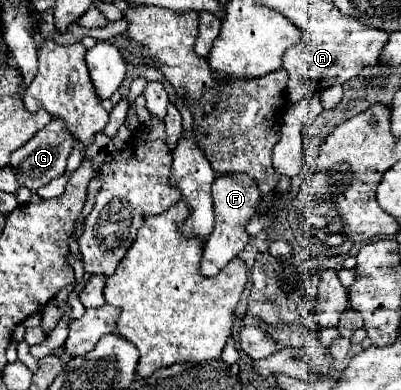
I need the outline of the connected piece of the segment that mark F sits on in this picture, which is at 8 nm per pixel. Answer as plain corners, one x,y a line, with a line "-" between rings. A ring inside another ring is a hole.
222,174
214,180
212,184
212,198
214,198
214,214
216,214
216,224
210,234
210,238
204,242
204,252
202,252
202,262
200,262
200,274
202,276
216,276
232,258
242,252
242,248
248,244
250,236
246,232
246,224
258,214
258,210
266,210
270,200
260,200
260,192
254,180
242,176
242,174

